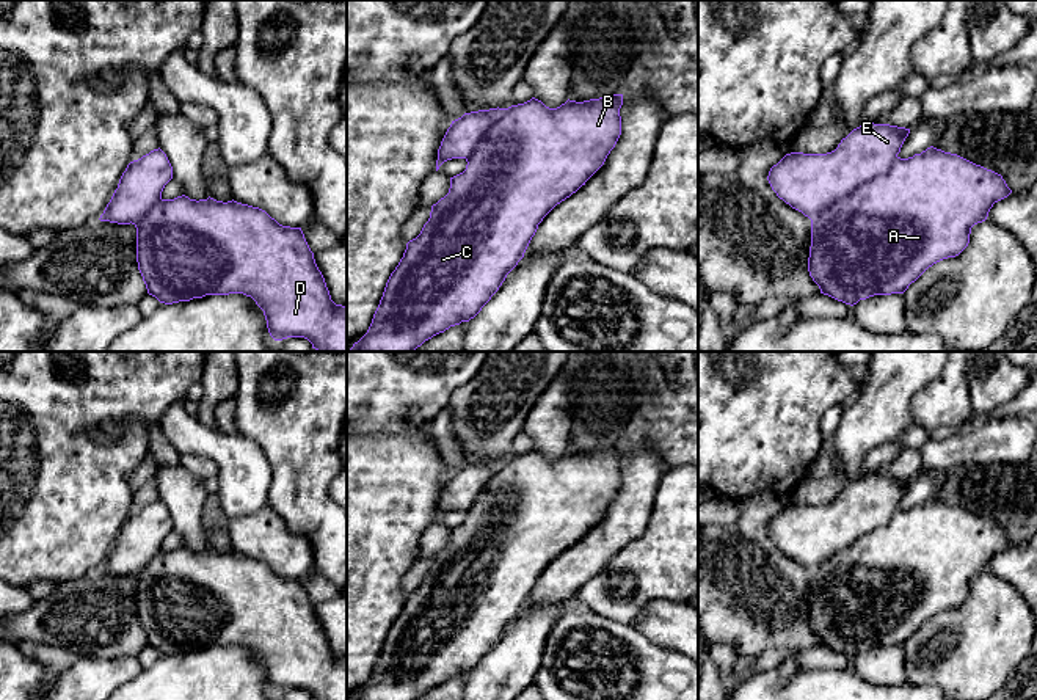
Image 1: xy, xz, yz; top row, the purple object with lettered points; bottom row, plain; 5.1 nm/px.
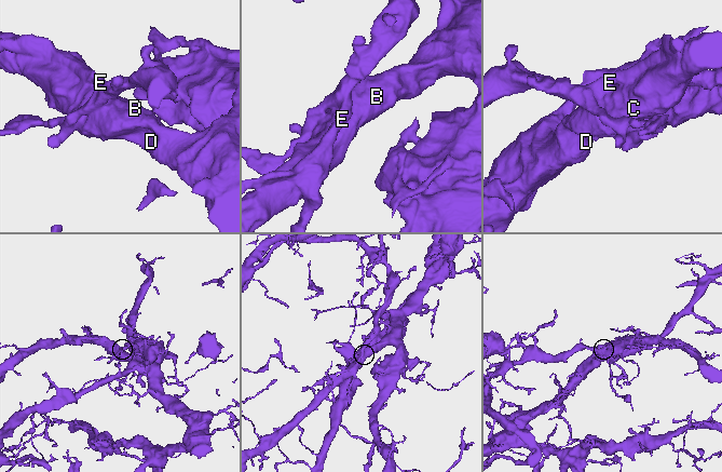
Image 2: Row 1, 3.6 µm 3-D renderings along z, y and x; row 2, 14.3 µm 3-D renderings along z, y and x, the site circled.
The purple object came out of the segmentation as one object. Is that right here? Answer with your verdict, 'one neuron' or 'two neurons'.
two neurons

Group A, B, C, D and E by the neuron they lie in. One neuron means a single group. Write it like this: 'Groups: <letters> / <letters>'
Groups: A B C D / E

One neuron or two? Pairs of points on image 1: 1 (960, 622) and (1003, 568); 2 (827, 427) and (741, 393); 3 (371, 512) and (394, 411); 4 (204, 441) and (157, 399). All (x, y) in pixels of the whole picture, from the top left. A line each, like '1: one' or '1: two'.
1: two
2: two
3: two
4: two

